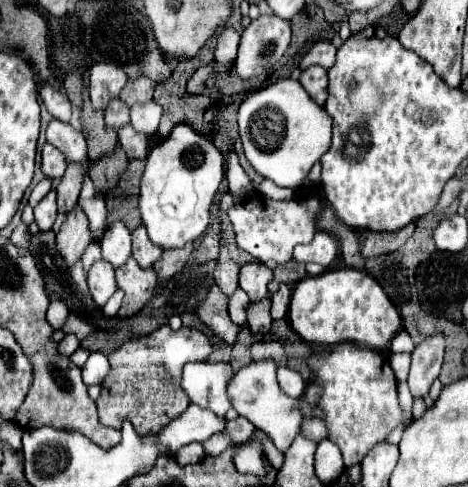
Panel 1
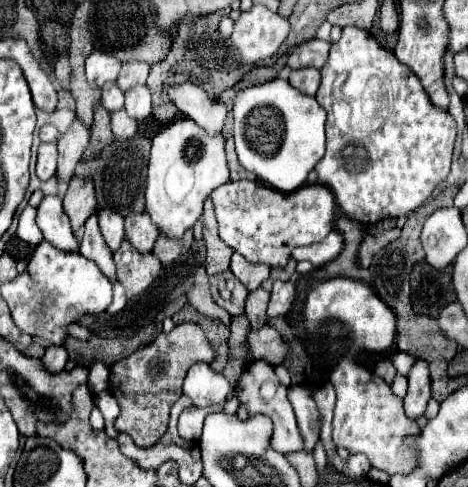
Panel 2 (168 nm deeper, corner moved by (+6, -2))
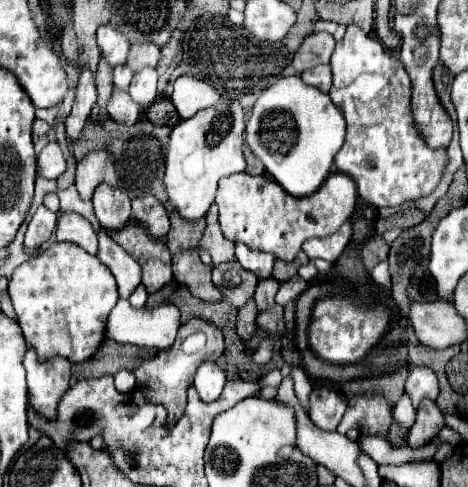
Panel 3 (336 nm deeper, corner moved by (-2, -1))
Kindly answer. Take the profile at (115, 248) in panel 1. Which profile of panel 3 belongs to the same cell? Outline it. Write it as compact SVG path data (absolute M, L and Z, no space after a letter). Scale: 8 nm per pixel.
M106 182L94 190L92 204L100 226L108 232L124 228L124 224L128 224L132 218L128 194Z

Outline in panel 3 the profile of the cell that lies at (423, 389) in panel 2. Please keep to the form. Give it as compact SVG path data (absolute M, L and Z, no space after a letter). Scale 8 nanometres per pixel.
M424 400L416 412L416 422L408 434L410 448L420 448L428 444L444 428L444 414L432 400Z

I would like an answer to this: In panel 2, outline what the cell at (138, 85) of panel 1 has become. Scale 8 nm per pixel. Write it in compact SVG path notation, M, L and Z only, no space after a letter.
M128 61L128 65L122 65L120 77L118 77L118 87L126 93L138 83L146 83L148 79L150 65L144 65L142 61Z

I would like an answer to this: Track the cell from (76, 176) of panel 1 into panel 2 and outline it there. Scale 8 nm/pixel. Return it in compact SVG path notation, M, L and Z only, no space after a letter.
M76 119L72 129L62 135L58 143L58 181L70 181L74 177L76 165L82 161L84 151L90 141L90 131Z

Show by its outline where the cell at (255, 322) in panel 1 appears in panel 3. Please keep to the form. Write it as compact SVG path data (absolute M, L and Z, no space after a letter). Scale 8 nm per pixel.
M262 278L256 286L256 294L254 294L254 300L256 300L256 306L258 310L264 310L264 308L270 308L274 304L274 296L280 288L280 282L276 278Z

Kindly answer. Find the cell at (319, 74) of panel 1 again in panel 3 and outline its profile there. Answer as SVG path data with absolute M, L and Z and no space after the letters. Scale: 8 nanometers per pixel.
M318 64L318 66L310 68L310 70L306 70L306 72L302 74L302 80L304 80L306 84L310 84L310 86L316 86L316 88L322 90L322 92L328 92L330 86L332 86L330 66L326 66L326 64Z

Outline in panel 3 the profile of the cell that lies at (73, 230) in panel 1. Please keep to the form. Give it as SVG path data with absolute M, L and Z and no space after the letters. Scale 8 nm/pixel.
M92 150L76 166L76 188L84 200L90 200L96 184L102 182L108 182L112 186L118 184L114 156L108 150Z

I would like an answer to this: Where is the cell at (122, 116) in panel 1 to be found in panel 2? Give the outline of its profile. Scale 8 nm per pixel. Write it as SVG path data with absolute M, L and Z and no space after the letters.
M104 85L102 105L108 113L116 113L116 111L124 109L124 93L118 89L118 85Z

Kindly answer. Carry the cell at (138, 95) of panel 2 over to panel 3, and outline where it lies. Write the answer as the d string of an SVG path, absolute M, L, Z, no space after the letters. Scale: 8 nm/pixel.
M144 68L134 74L134 78L130 82L130 96L142 108L150 106L158 98L156 80L158 80L158 74L154 68Z

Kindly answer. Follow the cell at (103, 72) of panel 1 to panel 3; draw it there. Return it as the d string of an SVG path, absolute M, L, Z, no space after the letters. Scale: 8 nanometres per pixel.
M102 24L98 28L98 36L96 38L98 38L98 48L106 56L110 66L126 64L130 42L128 42L128 38L122 32L112 28L110 24Z

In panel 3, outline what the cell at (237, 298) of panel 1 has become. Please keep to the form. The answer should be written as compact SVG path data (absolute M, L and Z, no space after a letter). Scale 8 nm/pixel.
M236 260L214 266L212 280L220 288L222 296L230 300L236 308L244 306L254 296L258 284L256 274L244 270Z

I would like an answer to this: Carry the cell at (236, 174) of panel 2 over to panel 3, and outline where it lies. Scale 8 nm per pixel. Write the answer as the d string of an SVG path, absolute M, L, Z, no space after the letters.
M244 146L244 156L246 156L246 162L248 162L246 174L264 174L264 164L260 160L256 160L256 156L250 152L248 146Z

